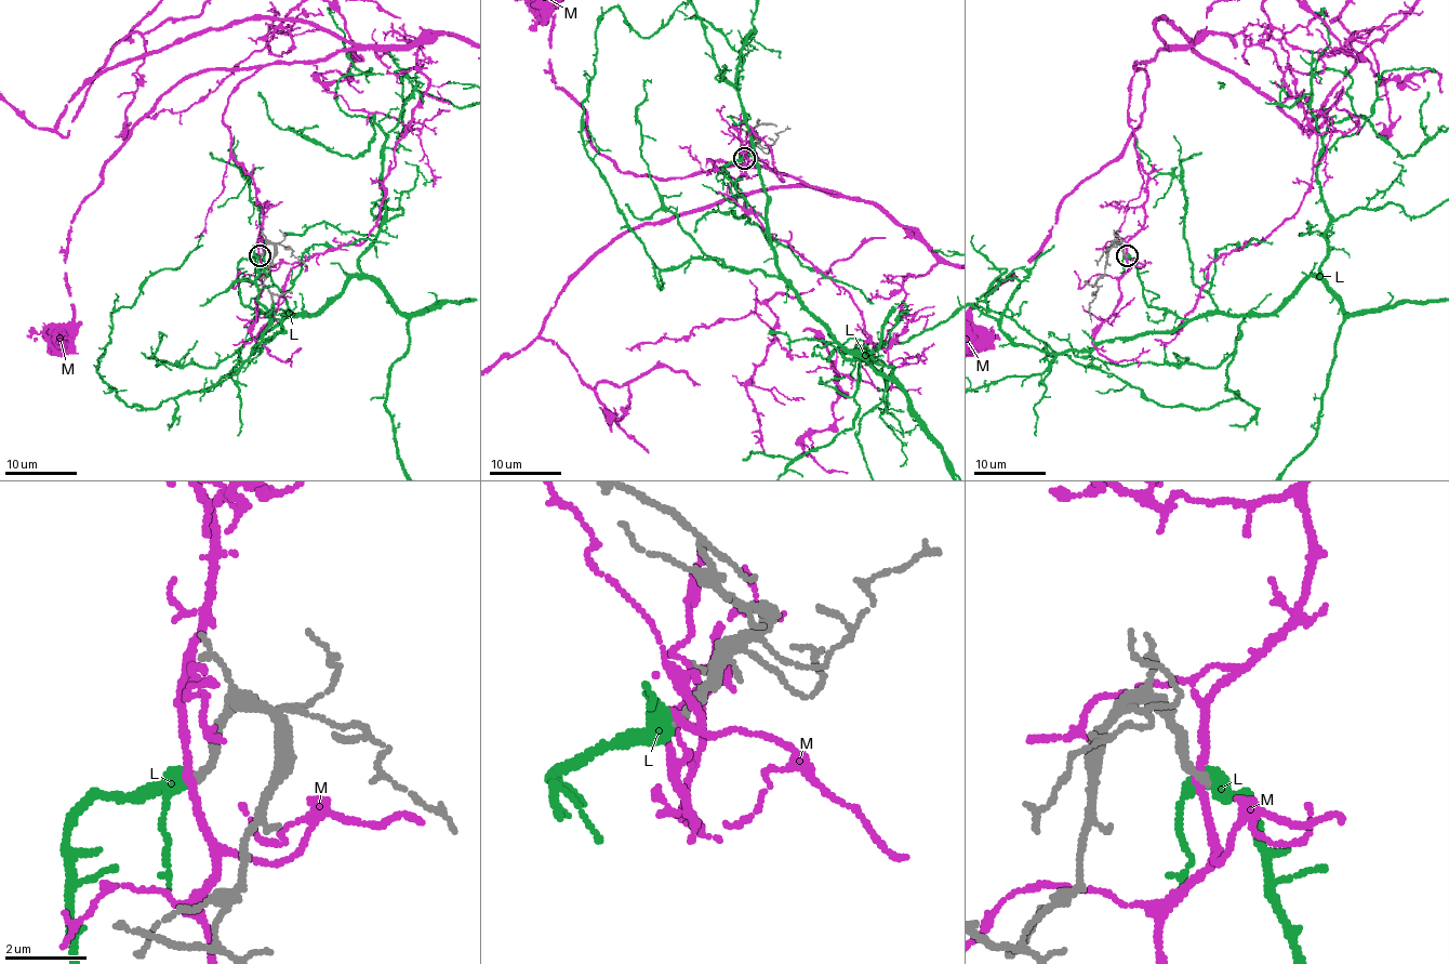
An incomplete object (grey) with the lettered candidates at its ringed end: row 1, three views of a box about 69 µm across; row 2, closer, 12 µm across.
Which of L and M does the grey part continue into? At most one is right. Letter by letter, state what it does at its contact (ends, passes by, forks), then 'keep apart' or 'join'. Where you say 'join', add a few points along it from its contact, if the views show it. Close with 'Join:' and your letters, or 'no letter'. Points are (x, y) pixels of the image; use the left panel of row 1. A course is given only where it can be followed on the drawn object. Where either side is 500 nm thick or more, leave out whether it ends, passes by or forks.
L: it passes by; join
M: it passes by; keep apart
Join: L

